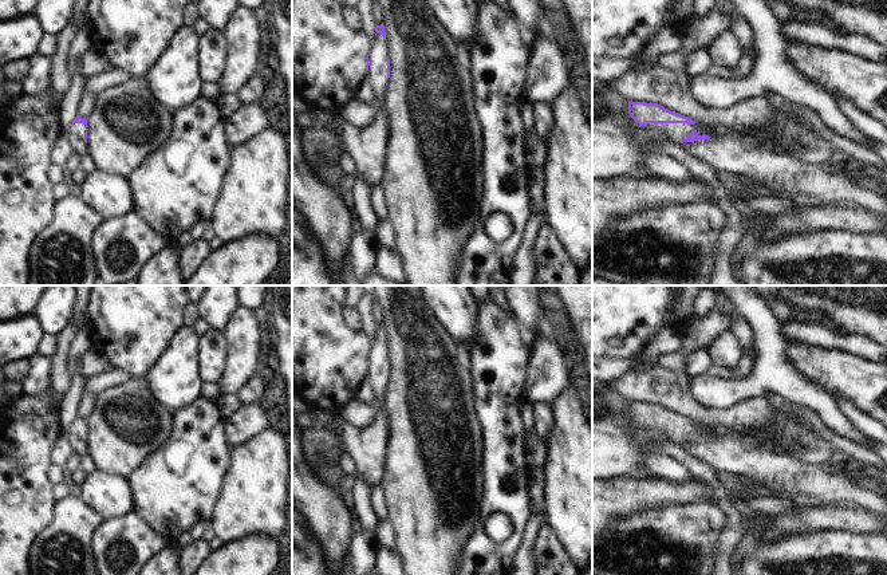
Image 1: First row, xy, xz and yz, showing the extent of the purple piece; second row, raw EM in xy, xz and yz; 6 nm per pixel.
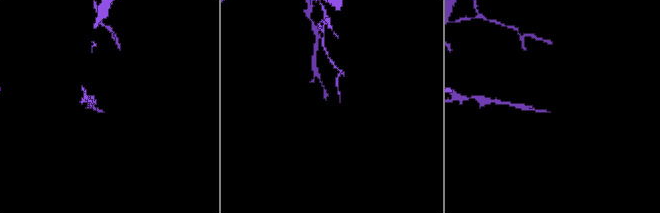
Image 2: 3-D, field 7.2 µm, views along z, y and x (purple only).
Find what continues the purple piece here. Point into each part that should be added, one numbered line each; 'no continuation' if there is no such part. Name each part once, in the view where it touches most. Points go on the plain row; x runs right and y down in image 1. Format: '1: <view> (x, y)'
1: yz (726, 453)

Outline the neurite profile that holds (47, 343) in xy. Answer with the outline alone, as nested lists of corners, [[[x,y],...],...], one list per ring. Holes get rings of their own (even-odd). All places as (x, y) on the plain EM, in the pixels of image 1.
[[[43,335],[39,342],[39,354],[51,358],[55,353],[55,335]]]

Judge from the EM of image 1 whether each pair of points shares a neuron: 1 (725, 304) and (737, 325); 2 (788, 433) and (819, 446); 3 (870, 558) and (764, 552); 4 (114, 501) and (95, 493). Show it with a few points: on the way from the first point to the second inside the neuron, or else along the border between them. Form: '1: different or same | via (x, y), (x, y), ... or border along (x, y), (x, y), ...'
1: same | via (730, 310), (737, 319)
2: same | via (796, 440), (805, 446), (811, 446)
3: same | via (843, 556), (840, 554), (791, 554)
4: same | via (110, 497), (106, 493), (99, 493)

